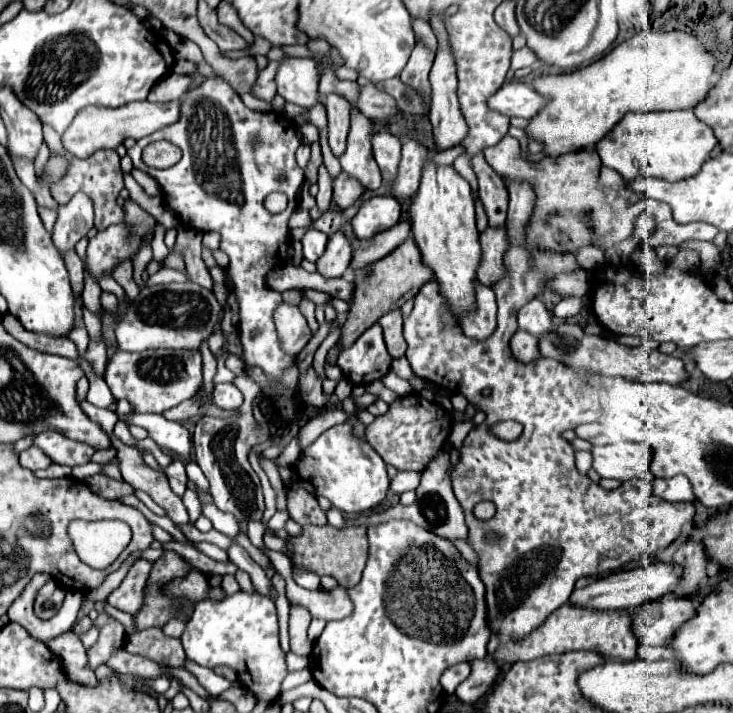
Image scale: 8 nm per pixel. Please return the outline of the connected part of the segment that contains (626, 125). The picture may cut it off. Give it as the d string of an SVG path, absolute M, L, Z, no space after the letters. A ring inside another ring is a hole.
M673 109L655 113L627 113L615 129L611 129L611 133L595 145L595 149L601 163L615 169L625 181L639 177L681 181L699 173L715 145L717 137L713 135L713 129L699 121L693 109Z

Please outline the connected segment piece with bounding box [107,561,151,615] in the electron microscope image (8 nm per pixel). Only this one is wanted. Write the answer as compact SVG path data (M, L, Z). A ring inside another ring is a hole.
M149 561L135 563L129 569L127 577L123 579L123 583L109 595L107 603L115 605L117 609L121 609L125 613L135 615L141 609L141 605L143 605L143 589L145 589L149 571L151 571L151 563Z

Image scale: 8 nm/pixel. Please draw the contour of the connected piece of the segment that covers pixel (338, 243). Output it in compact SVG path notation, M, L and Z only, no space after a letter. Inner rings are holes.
M343 231L333 233L329 237L325 253L315 263L317 265L317 273L321 277L331 277L331 279L343 277L347 267L349 267L349 263L351 263L351 253L353 253L351 239Z

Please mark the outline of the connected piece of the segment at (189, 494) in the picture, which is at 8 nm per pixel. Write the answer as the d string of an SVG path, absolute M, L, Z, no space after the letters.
M185 491L185 495L181 497L183 499L183 505L185 505L185 509L187 509L187 513L189 513L189 521L191 523L195 523L199 517L201 517L201 503L199 503L199 499L197 499L197 495L193 493L193 491Z

